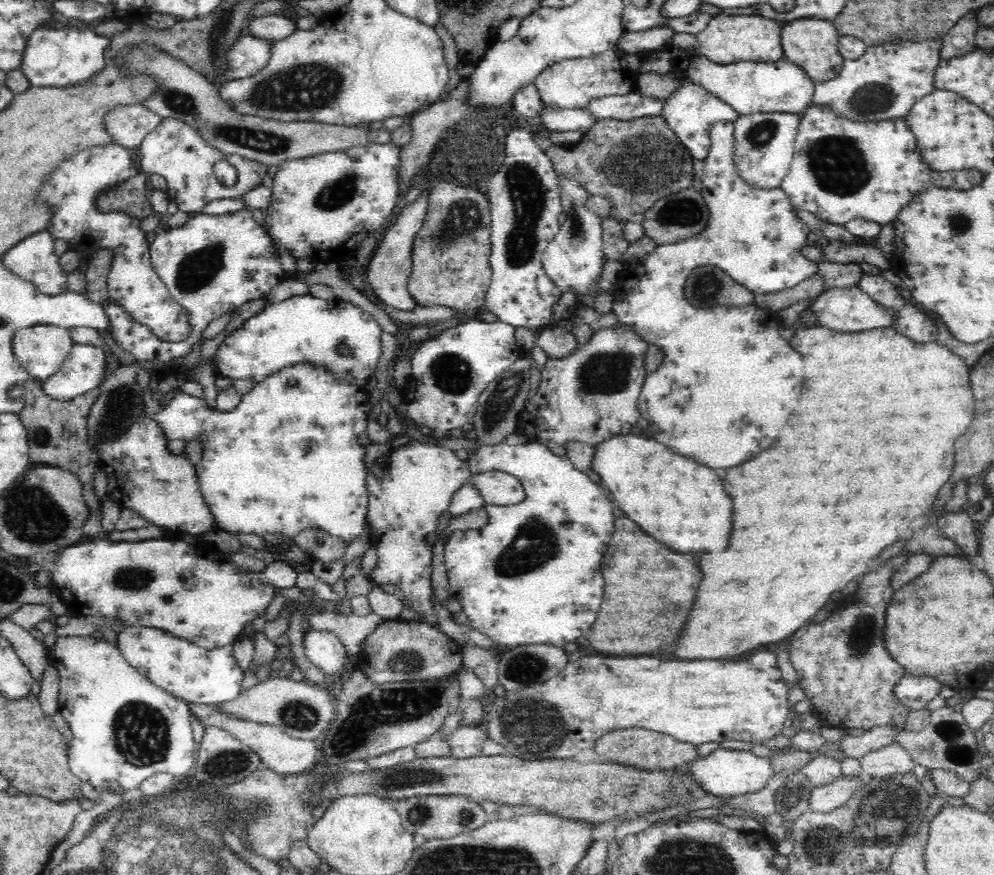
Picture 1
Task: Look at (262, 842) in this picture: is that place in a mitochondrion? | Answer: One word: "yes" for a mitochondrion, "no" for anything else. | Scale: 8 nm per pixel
no

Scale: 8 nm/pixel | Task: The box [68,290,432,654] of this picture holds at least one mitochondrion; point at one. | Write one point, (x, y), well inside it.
(121, 404)

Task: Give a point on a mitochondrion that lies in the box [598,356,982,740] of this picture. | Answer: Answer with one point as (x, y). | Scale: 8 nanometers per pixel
(861, 635)

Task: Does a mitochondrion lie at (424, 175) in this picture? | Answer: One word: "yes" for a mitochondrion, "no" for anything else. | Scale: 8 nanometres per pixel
no

